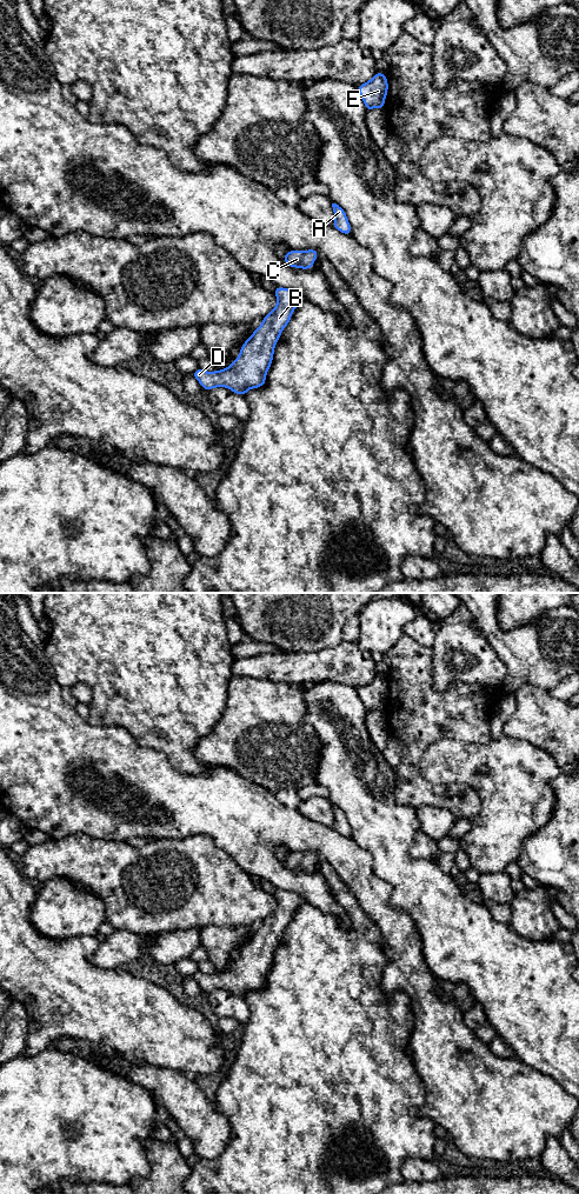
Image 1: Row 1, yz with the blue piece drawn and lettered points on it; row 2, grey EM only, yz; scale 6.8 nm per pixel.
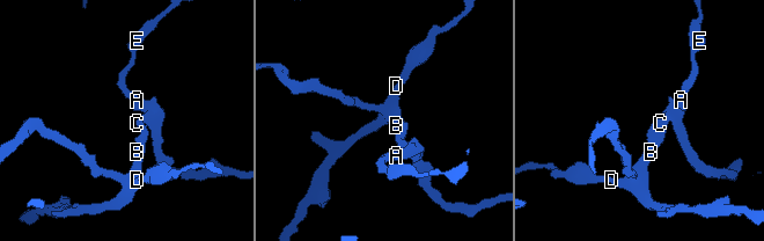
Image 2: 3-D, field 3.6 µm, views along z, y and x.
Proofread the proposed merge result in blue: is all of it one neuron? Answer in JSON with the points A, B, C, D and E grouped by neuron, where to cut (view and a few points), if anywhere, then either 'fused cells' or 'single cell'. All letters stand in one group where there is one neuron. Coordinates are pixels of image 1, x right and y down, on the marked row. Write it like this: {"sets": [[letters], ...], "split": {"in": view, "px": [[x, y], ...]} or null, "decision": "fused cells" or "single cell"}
{"sets": [["A", "B", "C", "D", "E"]], "split": null, "decision": "single cell"}

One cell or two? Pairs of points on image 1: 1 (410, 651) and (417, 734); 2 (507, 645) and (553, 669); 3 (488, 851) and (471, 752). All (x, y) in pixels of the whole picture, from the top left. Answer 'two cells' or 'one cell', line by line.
1: one cell
2: one cell
3: one cell

